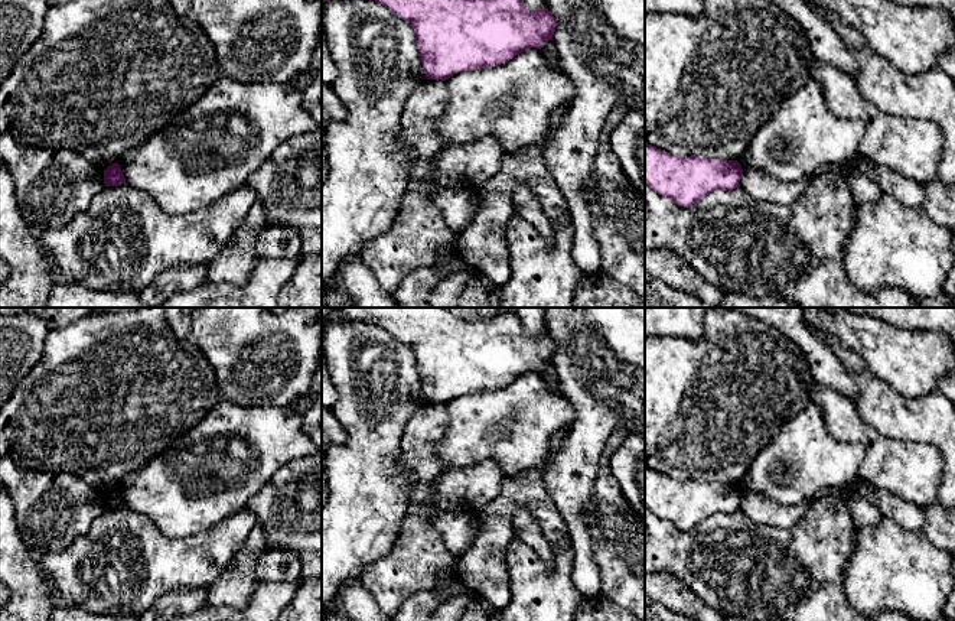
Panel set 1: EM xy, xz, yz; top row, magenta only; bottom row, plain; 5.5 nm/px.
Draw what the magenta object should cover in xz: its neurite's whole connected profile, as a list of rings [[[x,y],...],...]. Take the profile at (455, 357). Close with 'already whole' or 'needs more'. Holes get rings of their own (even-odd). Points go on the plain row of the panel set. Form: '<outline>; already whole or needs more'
[[[322,308],[322,328],[333,310],[348,321],[375,323],[410,345],[427,403],[446,404],[457,396],[505,387],[525,373],[541,373],[557,349],[547,329],[529,335],[515,313],[463,319],[449,308]]]; already whole

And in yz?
[[[645,466],[645,508],[678,530],[691,530],[714,514],[733,514],[741,498],[737,484],[679,481]]]; already whole

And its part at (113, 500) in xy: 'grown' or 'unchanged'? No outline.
unchanged

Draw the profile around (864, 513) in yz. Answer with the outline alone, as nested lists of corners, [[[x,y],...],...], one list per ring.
[[[864,497],[847,500],[855,529],[876,524],[883,518],[880,508]]]

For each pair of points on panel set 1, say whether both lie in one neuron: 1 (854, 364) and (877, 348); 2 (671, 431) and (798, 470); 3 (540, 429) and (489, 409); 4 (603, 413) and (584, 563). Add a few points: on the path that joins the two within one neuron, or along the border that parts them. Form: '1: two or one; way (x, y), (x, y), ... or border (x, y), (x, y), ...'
1: two; border (834, 338), (853, 350), (877, 377), (886, 381)
2: two; border (778, 431), (740, 480)
3: one; way (528, 416), (514, 403), (502, 409)
4: one; way (582, 451), (582, 475), (576, 481), (577, 526)

